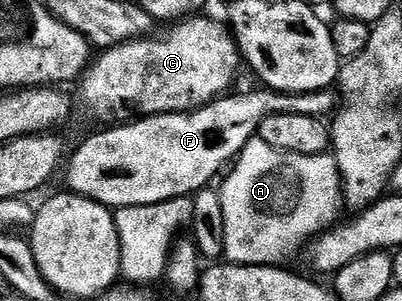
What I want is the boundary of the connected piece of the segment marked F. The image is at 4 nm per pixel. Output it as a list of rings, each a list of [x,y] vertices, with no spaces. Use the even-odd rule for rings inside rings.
[[[264,86],[258,89],[258,92],[241,92],[238,96],[226,94],[212,100],[207,106],[197,108],[194,112],[172,112],[162,116],[147,116],[120,126],[109,126],[104,130],[97,130],[101,132],[87,137],[78,146],[77,153],[73,157],[72,155],[68,157],[67,167],[64,169],[64,172],[66,171],[64,187],[73,195],[99,202],[110,210],[151,206],[168,200],[179,200],[190,194],[196,194],[200,188],[210,187],[214,183],[213,179],[216,178],[217,171],[236,161],[241,151],[247,146],[247,142],[257,136],[259,126],[267,118],[271,118],[271,114],[307,114],[325,118],[339,104],[338,93],[328,88],[318,92],[275,92],[272,88]]]

